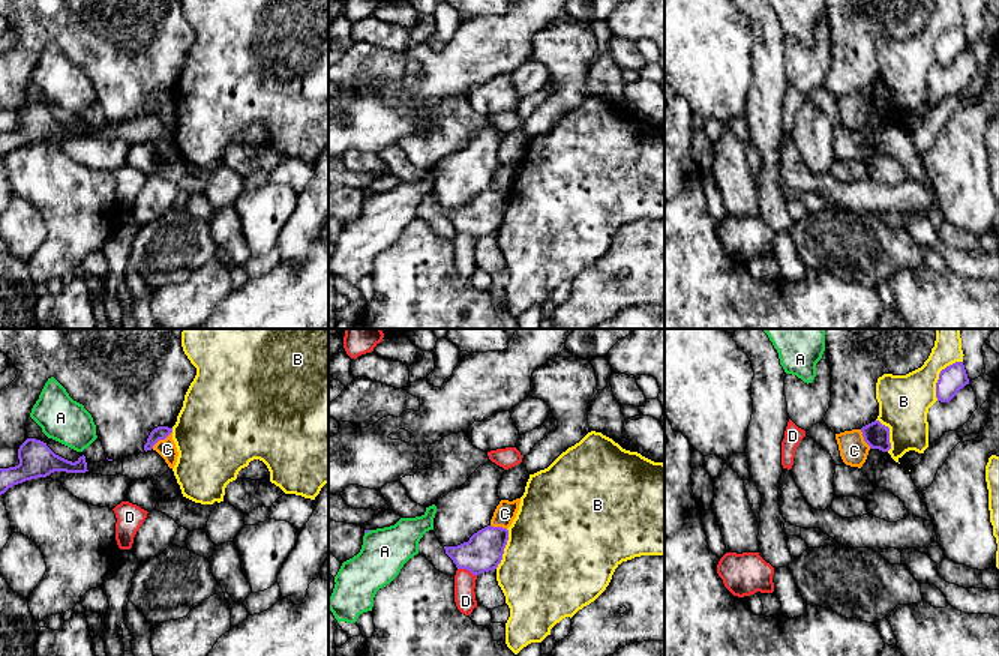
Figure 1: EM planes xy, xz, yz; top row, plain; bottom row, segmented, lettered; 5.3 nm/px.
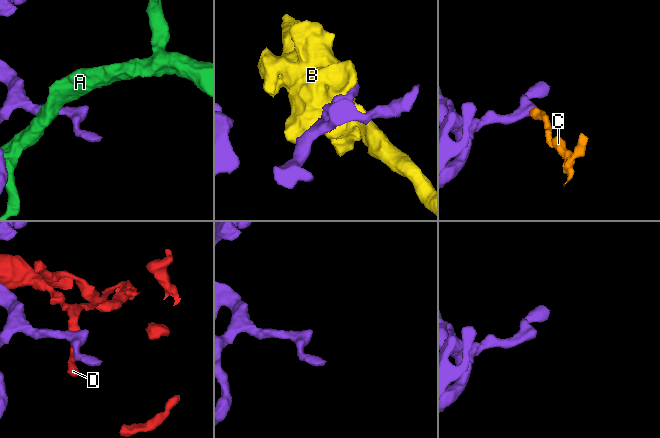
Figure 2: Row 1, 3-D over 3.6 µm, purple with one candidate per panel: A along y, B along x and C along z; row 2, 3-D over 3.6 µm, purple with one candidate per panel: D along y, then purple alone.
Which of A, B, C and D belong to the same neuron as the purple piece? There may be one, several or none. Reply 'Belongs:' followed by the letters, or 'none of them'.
Belongs: none of them

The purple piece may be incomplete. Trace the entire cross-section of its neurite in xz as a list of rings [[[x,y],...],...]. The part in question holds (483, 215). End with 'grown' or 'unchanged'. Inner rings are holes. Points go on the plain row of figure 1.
[[[488,189],[474,197],[468,206],[444,210],[458,233],[480,239],[498,231],[508,204],[508,194]]] | unchanged

